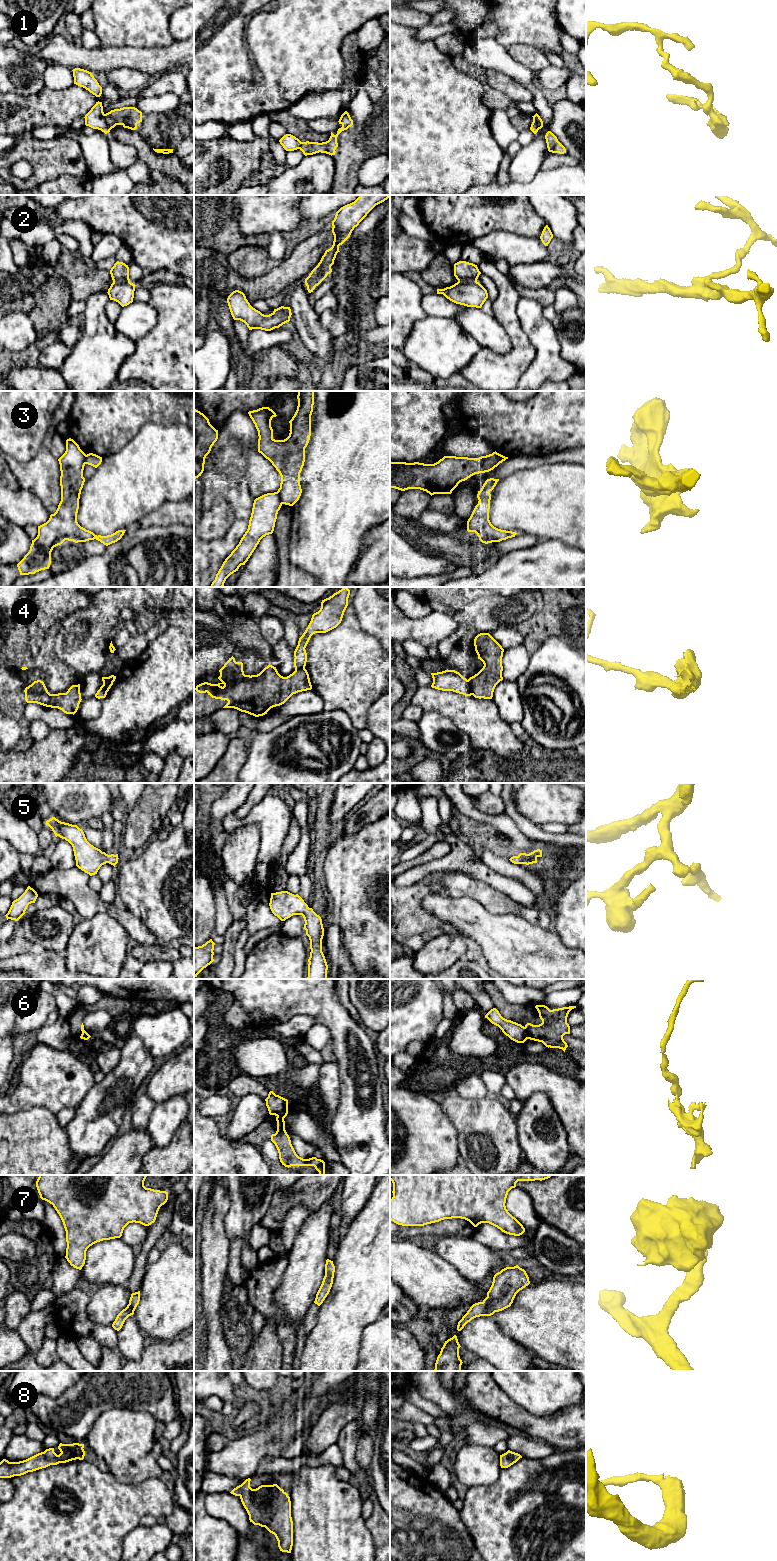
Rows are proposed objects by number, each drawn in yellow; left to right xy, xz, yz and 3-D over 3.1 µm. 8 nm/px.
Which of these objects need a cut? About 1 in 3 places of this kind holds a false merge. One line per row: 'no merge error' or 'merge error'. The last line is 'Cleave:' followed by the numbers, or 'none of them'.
1: merge error
2: no merge error
3: merge error
4: merge error
5: no merge error
6: merge error
7: no merge error
8: no merge error
Cleave: 1, 3, 4, 6

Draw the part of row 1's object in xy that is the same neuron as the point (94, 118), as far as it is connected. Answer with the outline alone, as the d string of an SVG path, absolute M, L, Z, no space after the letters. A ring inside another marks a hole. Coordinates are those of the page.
M96 102L84 118L86 126L101 130L105 134L110 132L104 119L102 102Z

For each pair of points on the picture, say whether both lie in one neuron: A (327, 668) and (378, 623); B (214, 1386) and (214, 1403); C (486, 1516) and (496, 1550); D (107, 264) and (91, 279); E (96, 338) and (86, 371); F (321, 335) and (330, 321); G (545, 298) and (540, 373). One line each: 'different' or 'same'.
A: different
B: different
C: same
D: different
E: same
F: different
G: different

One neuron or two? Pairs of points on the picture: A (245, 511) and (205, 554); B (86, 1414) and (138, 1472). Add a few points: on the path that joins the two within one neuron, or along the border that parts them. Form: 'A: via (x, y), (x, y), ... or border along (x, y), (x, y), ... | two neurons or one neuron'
A: via (240, 524), (237, 530), (218, 549) | one neuron
B: border along (112, 1408), (104, 1411), (98, 1417), (83, 1443) | two neurons

